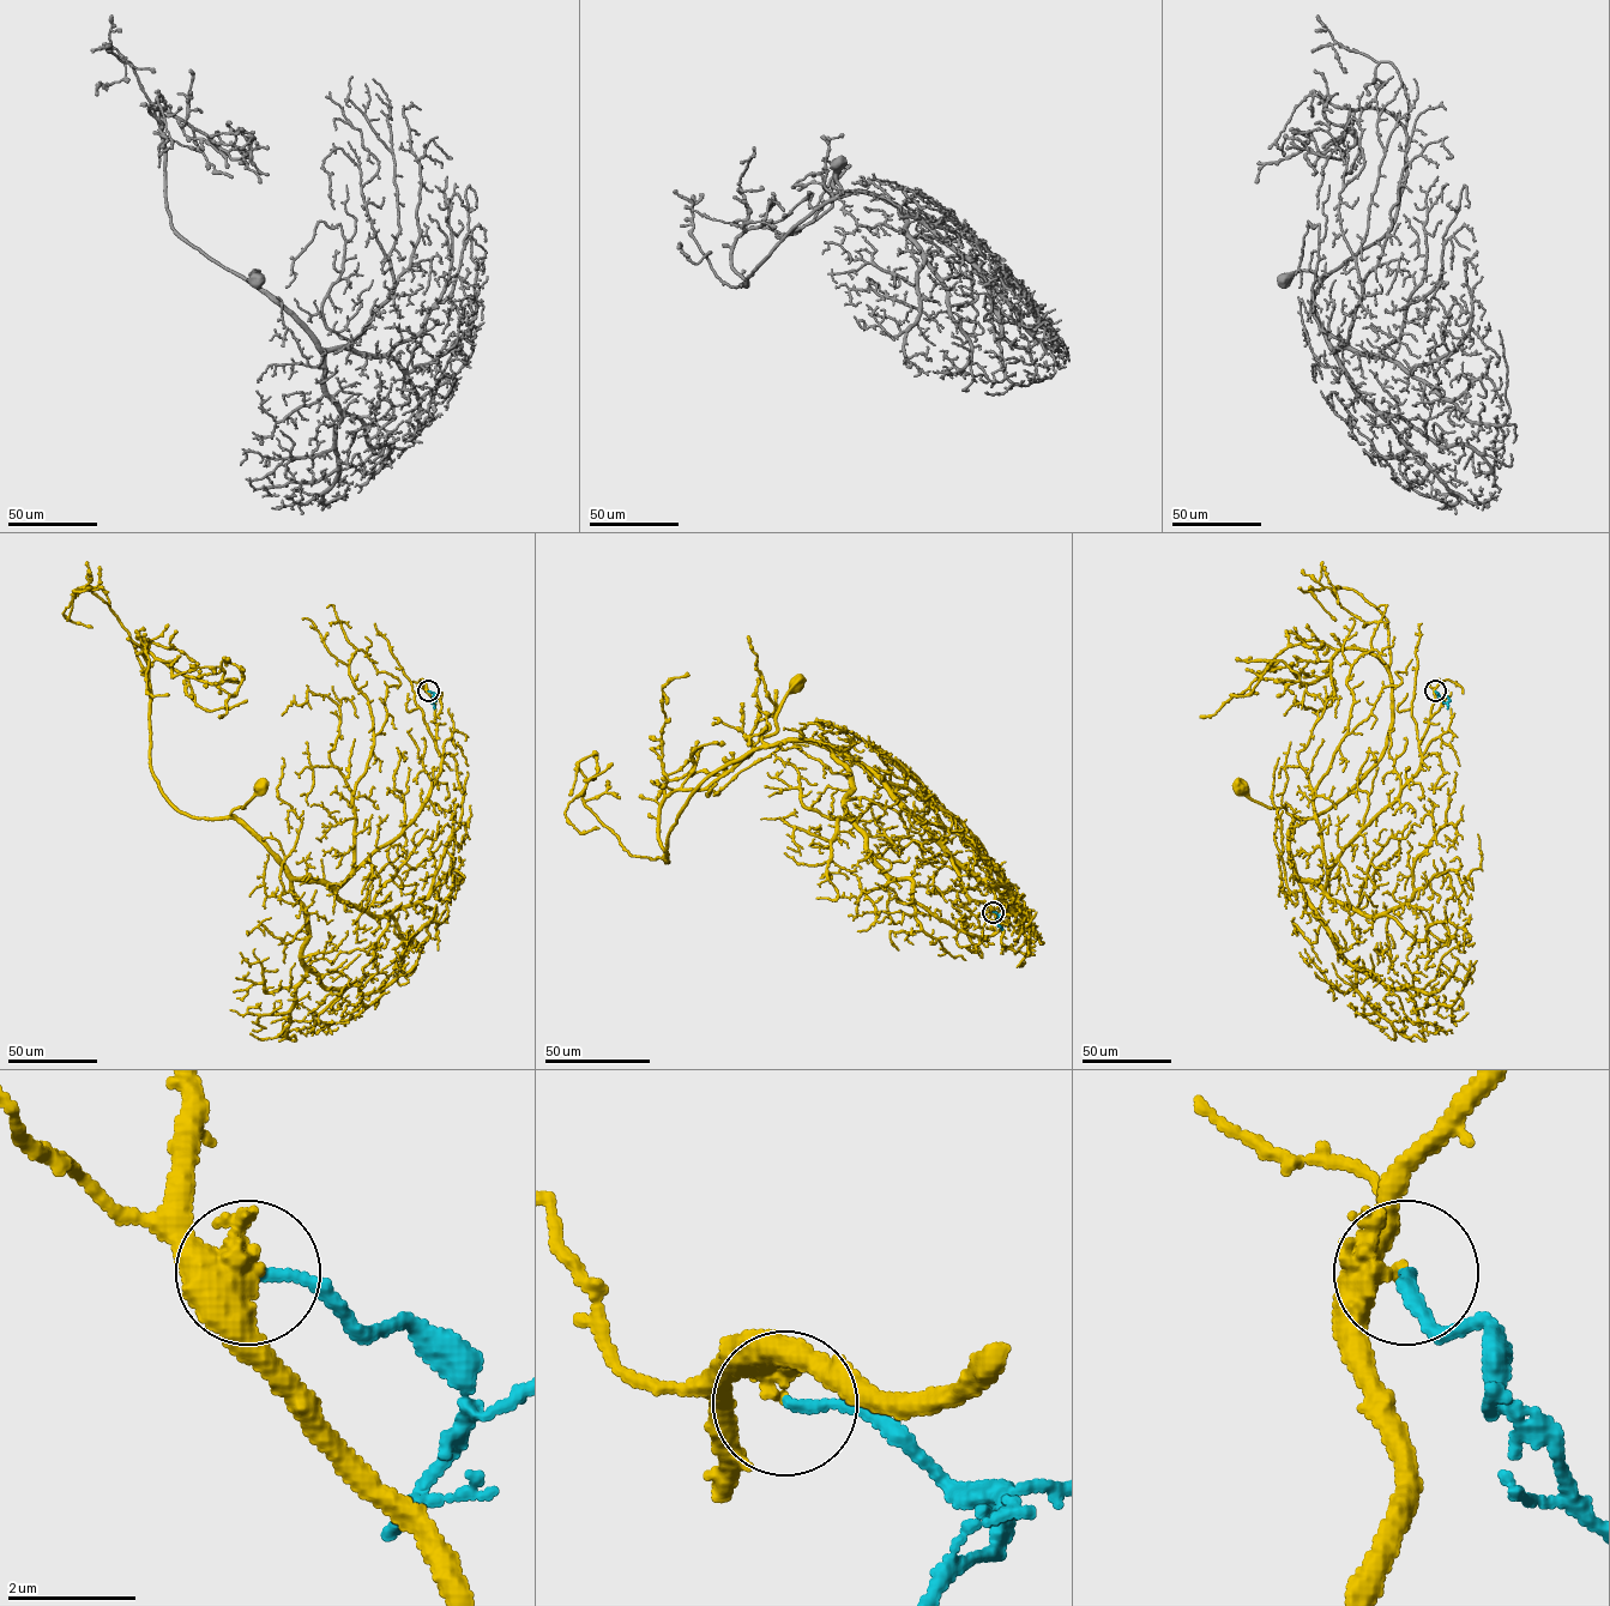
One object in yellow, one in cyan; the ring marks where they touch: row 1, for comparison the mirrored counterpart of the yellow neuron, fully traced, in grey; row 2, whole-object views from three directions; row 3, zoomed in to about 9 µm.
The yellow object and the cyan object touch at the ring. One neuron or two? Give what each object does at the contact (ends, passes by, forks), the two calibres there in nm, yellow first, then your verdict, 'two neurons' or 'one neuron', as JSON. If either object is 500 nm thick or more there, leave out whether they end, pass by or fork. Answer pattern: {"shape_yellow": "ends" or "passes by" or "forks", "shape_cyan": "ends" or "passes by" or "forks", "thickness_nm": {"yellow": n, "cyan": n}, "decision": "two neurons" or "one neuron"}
{"shape_yellow": "passes by", "shape_cyan": "ends", "thickness_nm": {"yellow": 320, "cyan": 170}, "decision": "two neurons"}

